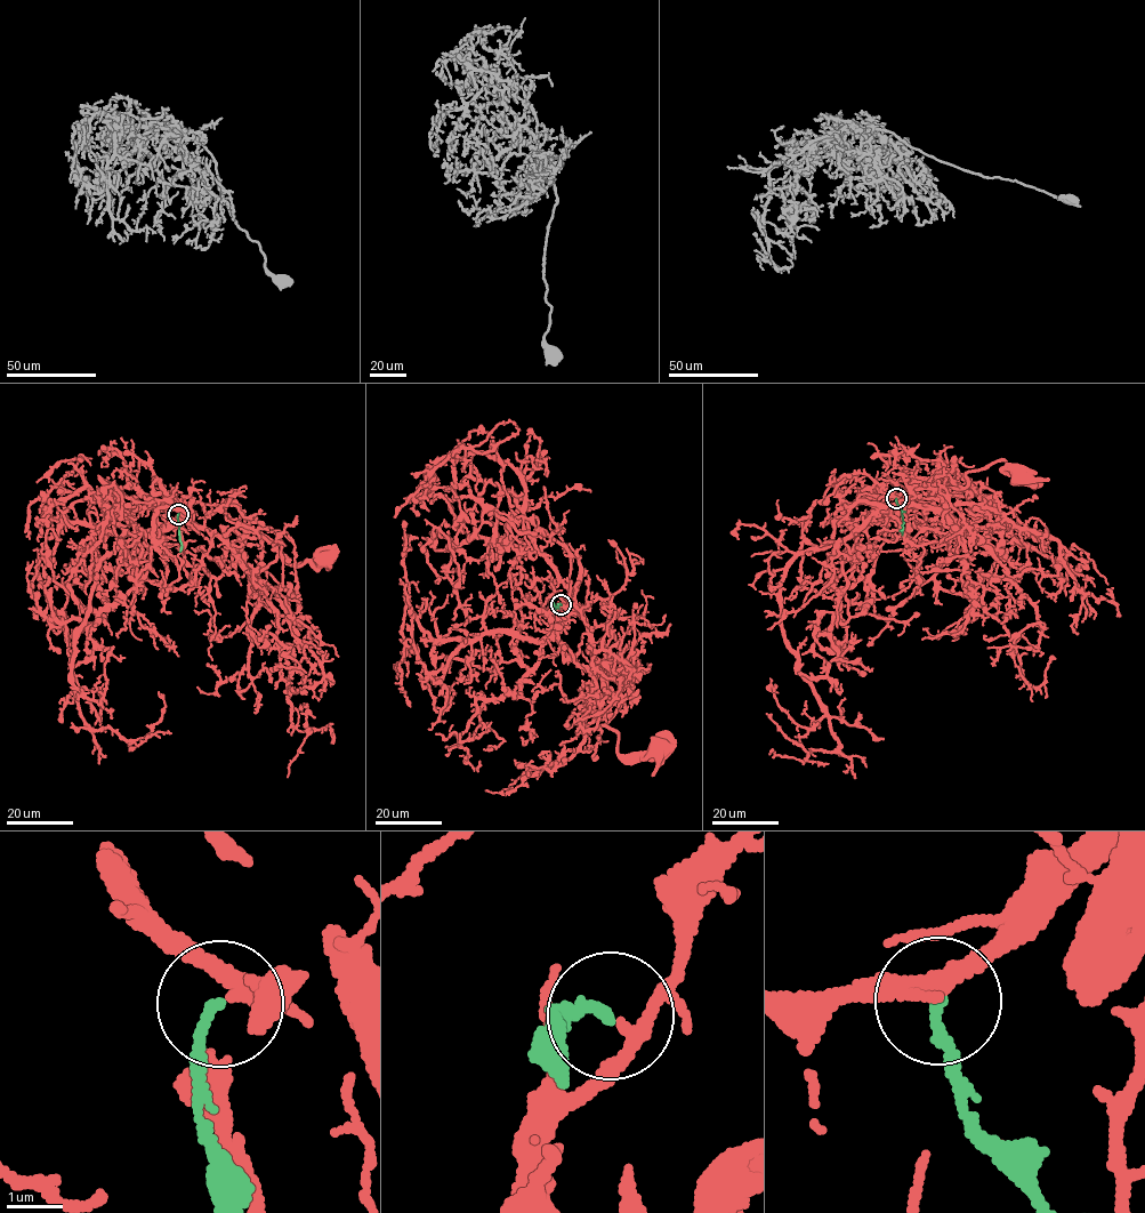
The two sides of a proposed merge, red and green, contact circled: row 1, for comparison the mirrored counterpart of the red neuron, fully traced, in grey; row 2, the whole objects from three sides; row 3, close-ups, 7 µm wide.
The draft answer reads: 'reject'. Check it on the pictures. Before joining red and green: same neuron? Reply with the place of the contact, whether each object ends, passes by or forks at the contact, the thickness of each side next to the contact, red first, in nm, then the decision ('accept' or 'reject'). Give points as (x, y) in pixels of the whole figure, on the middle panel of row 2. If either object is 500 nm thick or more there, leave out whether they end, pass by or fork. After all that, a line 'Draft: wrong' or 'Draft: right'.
place (561, 604); red passes by; green ends; calibres 240 and 190 nm; accept
Draft: wrong

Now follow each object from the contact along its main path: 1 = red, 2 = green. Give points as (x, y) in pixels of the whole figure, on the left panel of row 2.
1: (179, 513), (177, 501), (222, 536), (239, 524), (280, 543), (254, 520), (246, 523), (287, 563), (323, 559)
2: (178, 513), (180, 552)

